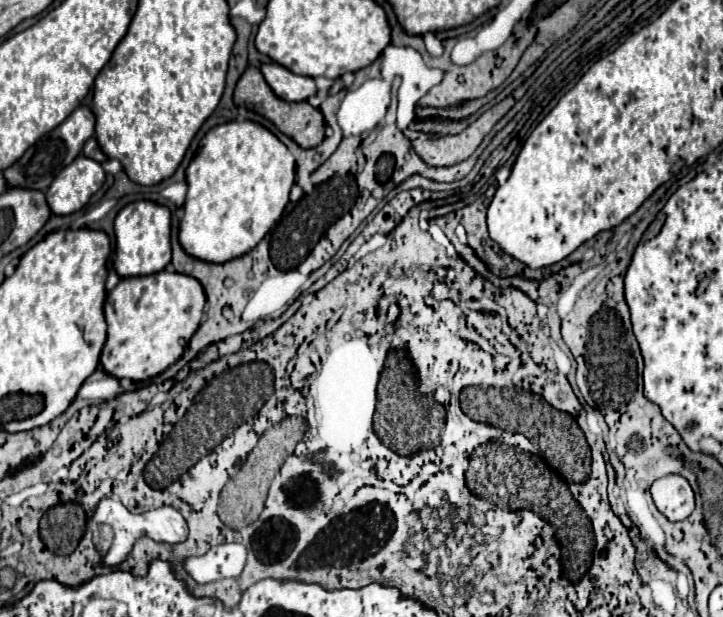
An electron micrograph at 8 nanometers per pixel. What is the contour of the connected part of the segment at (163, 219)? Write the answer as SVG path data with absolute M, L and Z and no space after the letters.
M150 200L132 202L118 212L118 216L114 220L114 232L116 232L114 268L122 278L146 276L146 274L154 274L154 272L168 268L168 264L172 260L168 206L162 206L162 204L156 204Z

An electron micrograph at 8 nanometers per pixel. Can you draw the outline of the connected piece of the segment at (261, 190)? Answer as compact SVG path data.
M232 120L214 126L200 140L200 150L186 170L186 182L188 194L184 202L184 218L180 222L180 244L184 244L192 256L200 256L200 260L222 264L224 260L250 252L282 216L290 200L290 188L296 182L296 162L288 148L268 128L250 120Z

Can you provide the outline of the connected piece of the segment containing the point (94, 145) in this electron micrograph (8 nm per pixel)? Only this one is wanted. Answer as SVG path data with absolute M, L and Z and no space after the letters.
M90 138L90 140L84 144L84 152L82 152L82 154L88 156L88 158L92 158L92 160L96 160L96 162L100 162L100 164L104 164L104 162L108 160L108 156L102 152L102 148L100 148L100 144L98 144L96 138Z

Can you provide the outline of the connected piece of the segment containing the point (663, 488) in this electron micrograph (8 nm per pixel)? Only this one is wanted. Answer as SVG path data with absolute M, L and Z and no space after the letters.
M668 474L658 478L652 488L652 498L656 508L670 520L678 522L692 514L695 508L695 495L689 482L678 474Z

